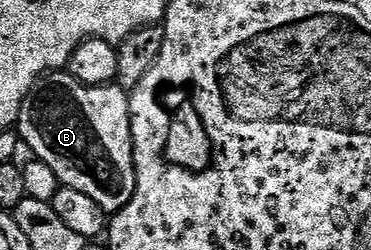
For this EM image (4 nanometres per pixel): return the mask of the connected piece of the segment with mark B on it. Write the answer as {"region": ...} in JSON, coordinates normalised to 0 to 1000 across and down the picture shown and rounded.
{"region":[[[164,280],[108,308],[54,416],[49,524],[84,620],[124,648],[170,748],[221,760],[294,856],[332,840],[367,772],[345,388],[310,328],[232,344]]]}

